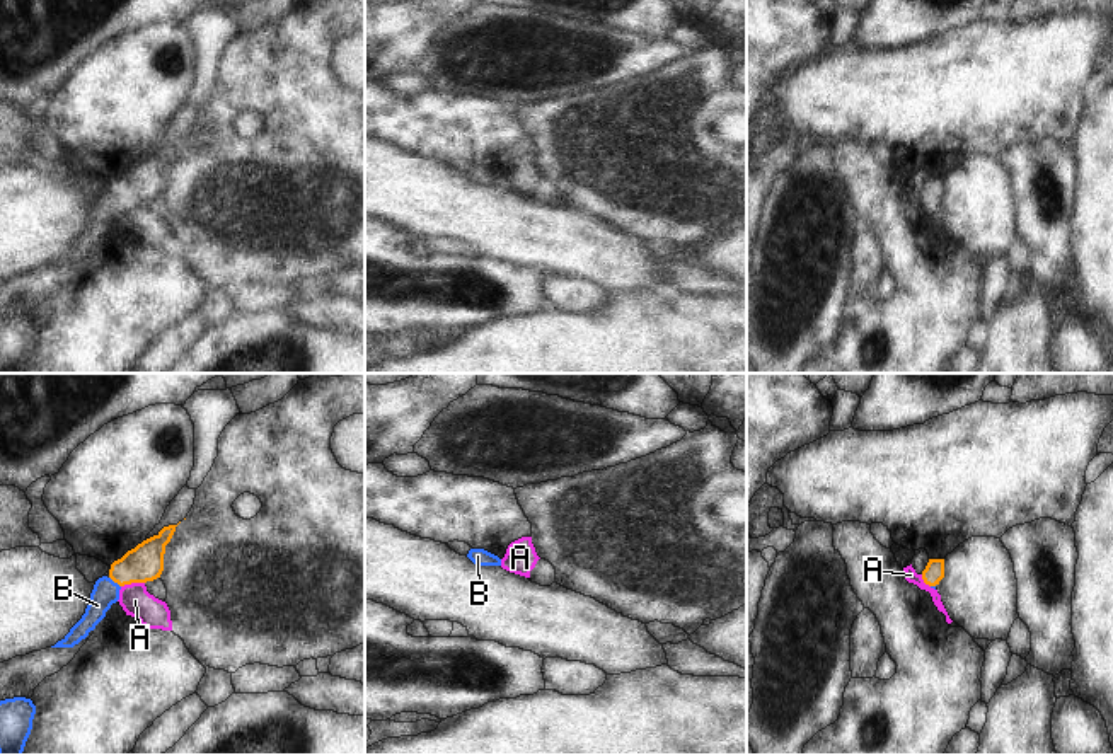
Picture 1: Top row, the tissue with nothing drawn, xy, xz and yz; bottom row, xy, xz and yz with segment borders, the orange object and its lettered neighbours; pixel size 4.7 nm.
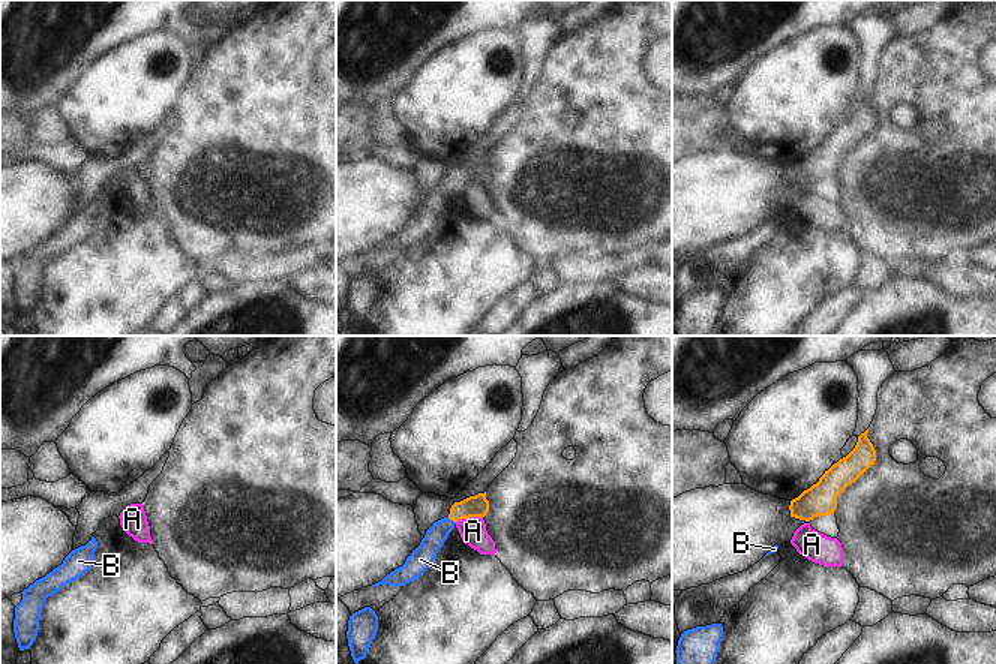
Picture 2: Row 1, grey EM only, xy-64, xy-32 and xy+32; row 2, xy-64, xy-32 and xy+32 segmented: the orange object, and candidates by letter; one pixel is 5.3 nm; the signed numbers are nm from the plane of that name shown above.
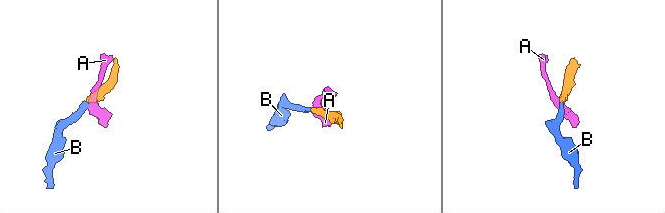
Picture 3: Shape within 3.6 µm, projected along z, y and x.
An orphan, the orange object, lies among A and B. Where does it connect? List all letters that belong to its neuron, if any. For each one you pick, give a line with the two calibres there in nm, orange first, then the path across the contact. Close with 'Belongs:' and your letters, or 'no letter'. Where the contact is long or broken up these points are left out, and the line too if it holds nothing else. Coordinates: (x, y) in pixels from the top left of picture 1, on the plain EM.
B: 180/120 nm | across xy (145, 181), (126, 188), (115, 200), (106, 210)
Belongs: B

